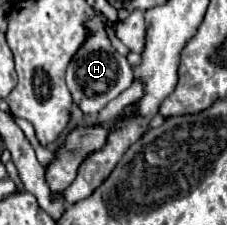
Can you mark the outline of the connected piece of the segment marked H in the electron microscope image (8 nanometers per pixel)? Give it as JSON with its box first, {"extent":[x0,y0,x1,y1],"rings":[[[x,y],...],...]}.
{"extent":[67,16,133,116],"rings":[[[93,16],[93,20],[89,20],[85,26],[91,30],[91,36],[83,42],[67,68],[67,88],[73,96],[73,102],[83,110],[83,114],[95,116],[107,102],[111,102],[131,86],[133,68],[129,66],[127,58],[111,46],[105,32],[105,20],[101,16]]]}

